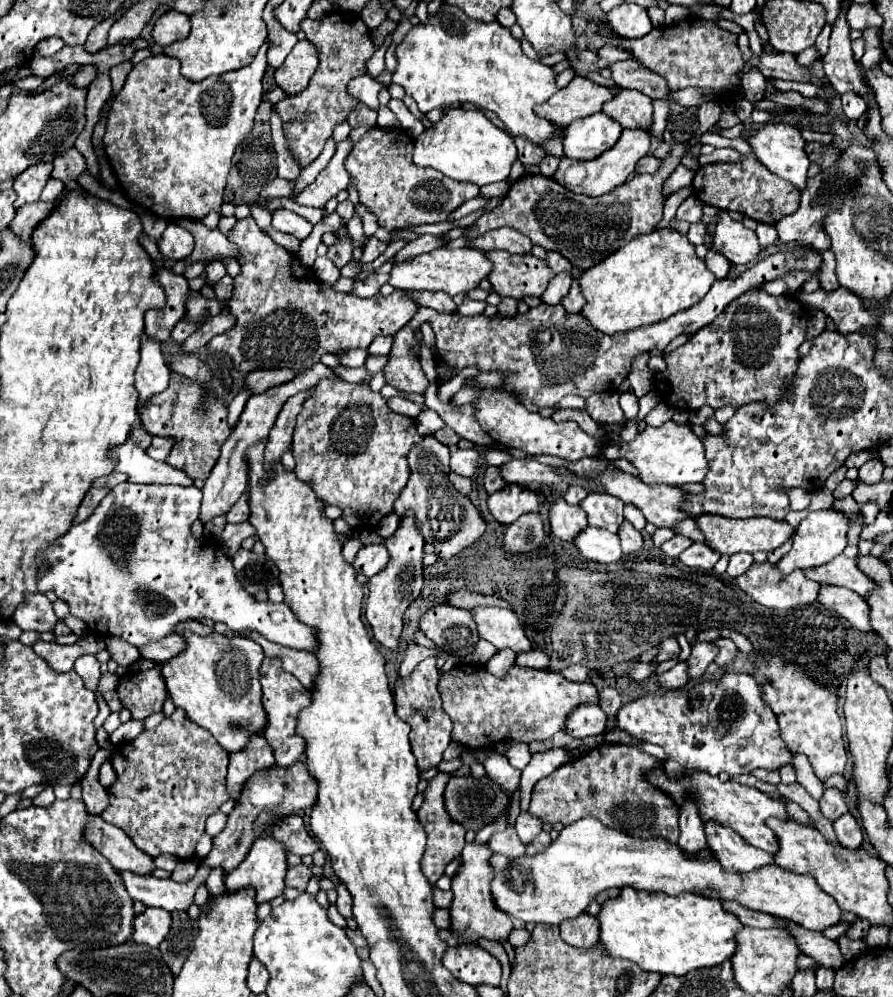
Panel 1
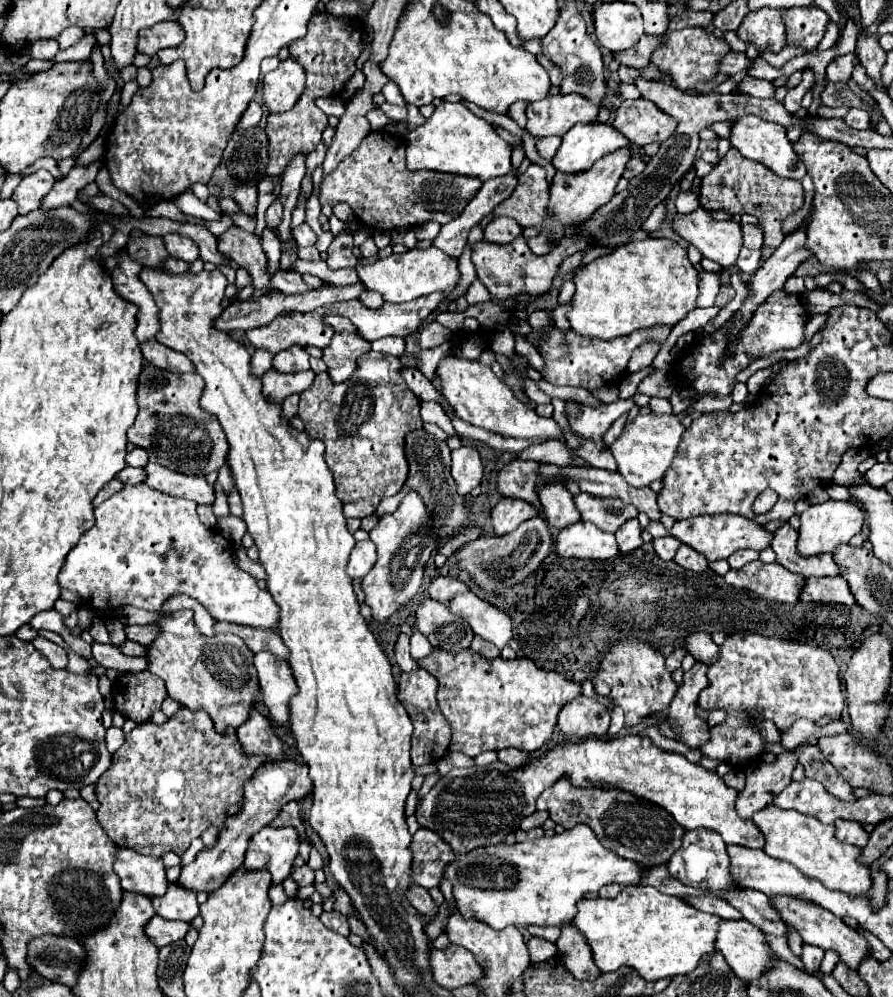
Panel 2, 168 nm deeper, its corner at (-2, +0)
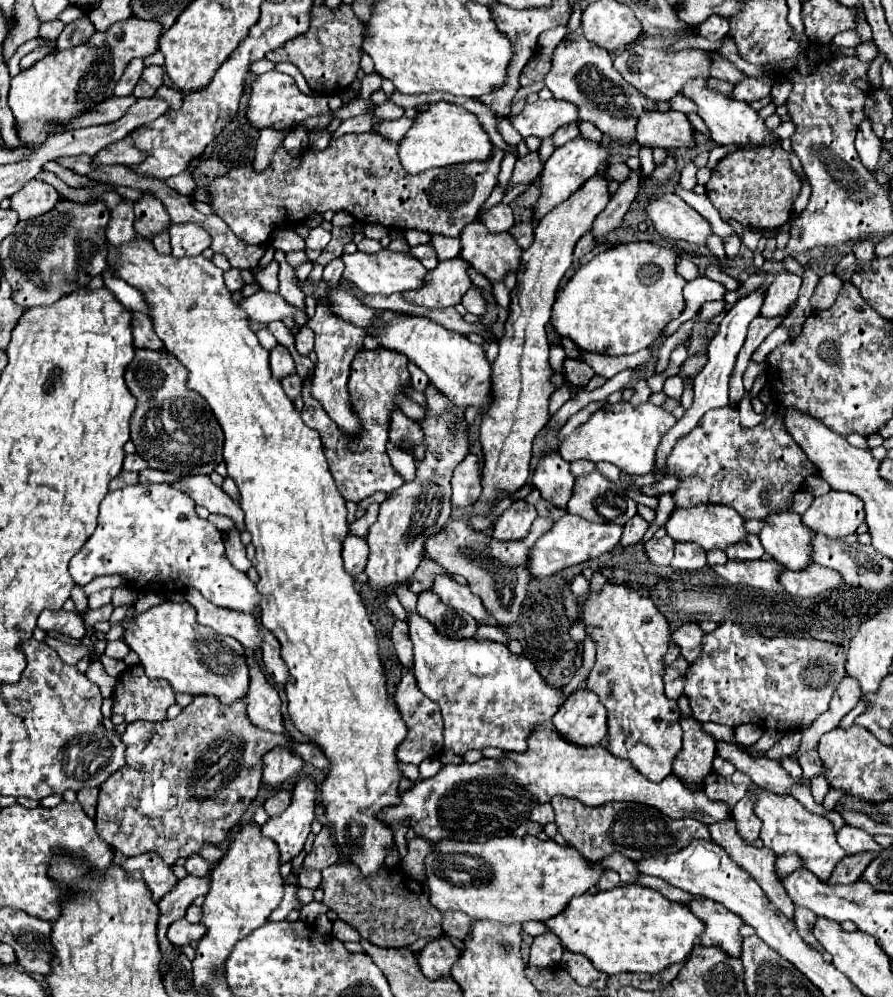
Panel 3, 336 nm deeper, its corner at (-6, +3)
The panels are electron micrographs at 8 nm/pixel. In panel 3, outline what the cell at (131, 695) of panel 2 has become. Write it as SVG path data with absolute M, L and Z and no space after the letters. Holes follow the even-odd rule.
M141 664L127 668L113 692L113 714L125 716L125 722L135 720L165 720L167 708L175 704L175 694L167 680L149 680Z

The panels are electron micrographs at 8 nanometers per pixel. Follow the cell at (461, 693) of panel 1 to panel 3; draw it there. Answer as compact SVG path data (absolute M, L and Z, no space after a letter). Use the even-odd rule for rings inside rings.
M409 614L407 622L415 654L413 674L419 690L441 708L447 750L459 756L489 746L525 752L533 728L549 722L565 702L561 688L547 684L531 660L509 652L505 644L445 638L419 614Z

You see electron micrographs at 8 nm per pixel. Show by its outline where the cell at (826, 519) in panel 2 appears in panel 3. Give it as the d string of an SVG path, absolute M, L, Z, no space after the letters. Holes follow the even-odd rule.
M837 490L815 498L803 514L803 524L813 534L823 534L831 540L853 534L861 522L865 522L863 500L849 492Z

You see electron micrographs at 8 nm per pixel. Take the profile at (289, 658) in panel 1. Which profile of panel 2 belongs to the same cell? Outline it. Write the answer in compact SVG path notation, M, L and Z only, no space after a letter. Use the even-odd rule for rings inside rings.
M217 621L215 623L215 633L233 633L245 641L245 645L253 651L269 651L273 655L281 655L281 659L287 659L287 647L283 645L281 637L269 629L257 629L257 627L245 627L245 625L235 625L235 623L225 623Z

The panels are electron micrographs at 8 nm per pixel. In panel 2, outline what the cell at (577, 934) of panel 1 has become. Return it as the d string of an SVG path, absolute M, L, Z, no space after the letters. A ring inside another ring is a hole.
M565 925L561 929L557 947L559 947L559 957L561 957L563 965L567 967L567 971L573 973L575 979L593 981L601 975L601 971L597 971L597 967L593 963L593 955L589 951L589 947L585 947L585 943L581 943L581 935L577 935L577 931L573 931L573 927Z

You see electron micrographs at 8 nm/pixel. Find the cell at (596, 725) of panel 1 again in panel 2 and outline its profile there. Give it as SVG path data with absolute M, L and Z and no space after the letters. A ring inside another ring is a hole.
M585 695L563 705L557 717L557 727L571 737L603 737L609 729L609 709Z

